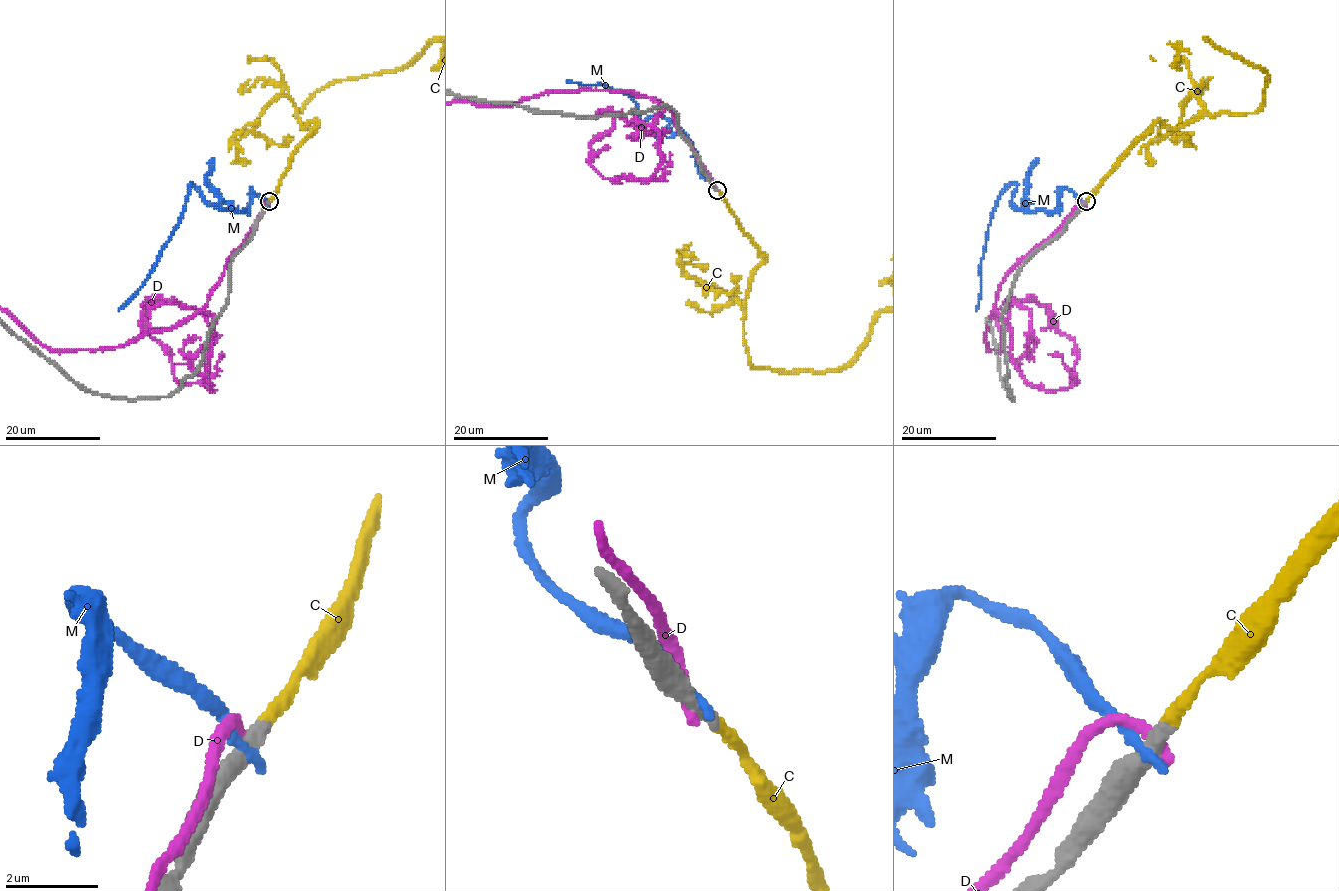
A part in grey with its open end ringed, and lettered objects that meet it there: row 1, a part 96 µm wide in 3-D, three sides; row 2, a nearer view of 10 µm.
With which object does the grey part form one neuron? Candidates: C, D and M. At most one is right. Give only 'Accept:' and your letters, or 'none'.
Accept: C

